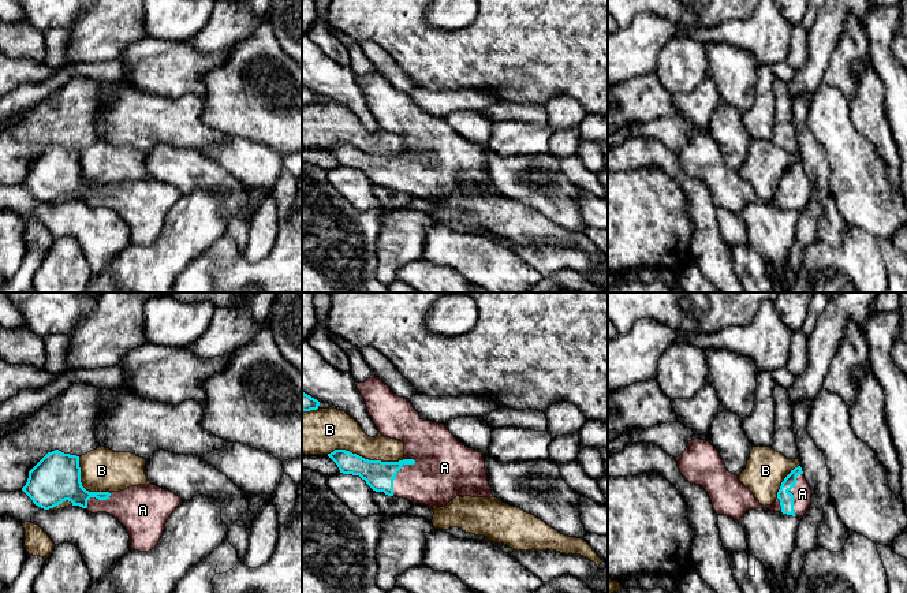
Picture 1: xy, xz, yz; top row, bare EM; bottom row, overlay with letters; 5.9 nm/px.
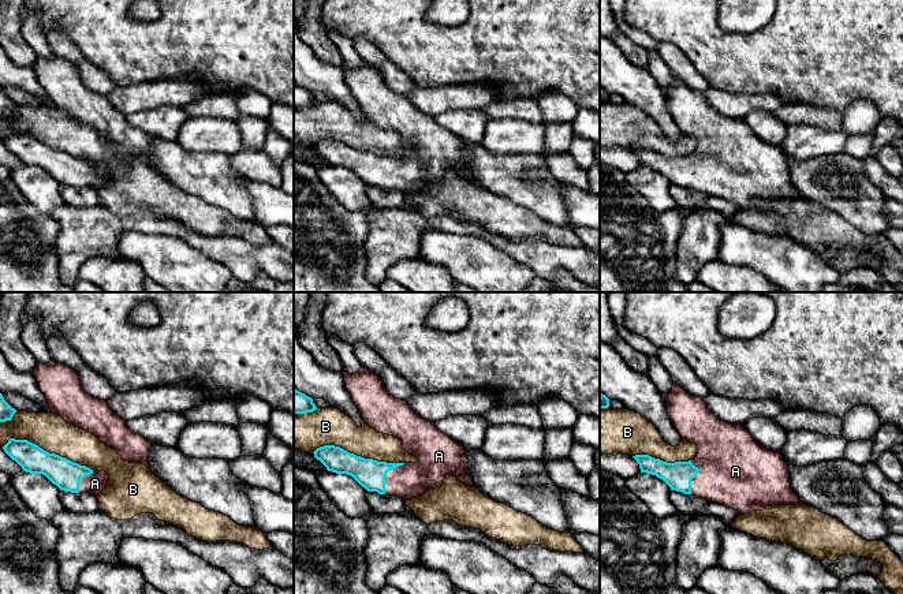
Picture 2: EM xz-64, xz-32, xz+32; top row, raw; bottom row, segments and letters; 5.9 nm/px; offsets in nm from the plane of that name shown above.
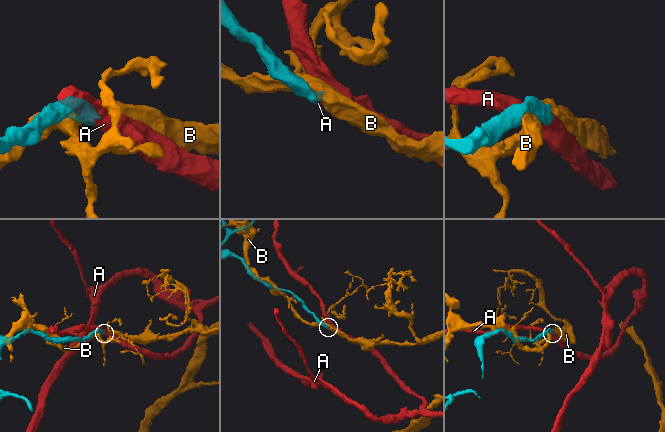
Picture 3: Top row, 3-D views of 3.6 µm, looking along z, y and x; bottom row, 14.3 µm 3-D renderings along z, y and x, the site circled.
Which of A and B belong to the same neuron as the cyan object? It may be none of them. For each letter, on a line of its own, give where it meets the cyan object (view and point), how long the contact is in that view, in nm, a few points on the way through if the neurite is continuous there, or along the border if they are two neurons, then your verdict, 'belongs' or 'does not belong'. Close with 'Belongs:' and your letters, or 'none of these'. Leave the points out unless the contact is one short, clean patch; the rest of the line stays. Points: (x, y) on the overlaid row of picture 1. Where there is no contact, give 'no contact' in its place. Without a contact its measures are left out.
A: xz (396, 473) | 260 nm | across xz (379, 476), (396, 473), (439, 474) | belongs
B: xz (364, 458) | 460 nm | does not belong
Belongs: A

